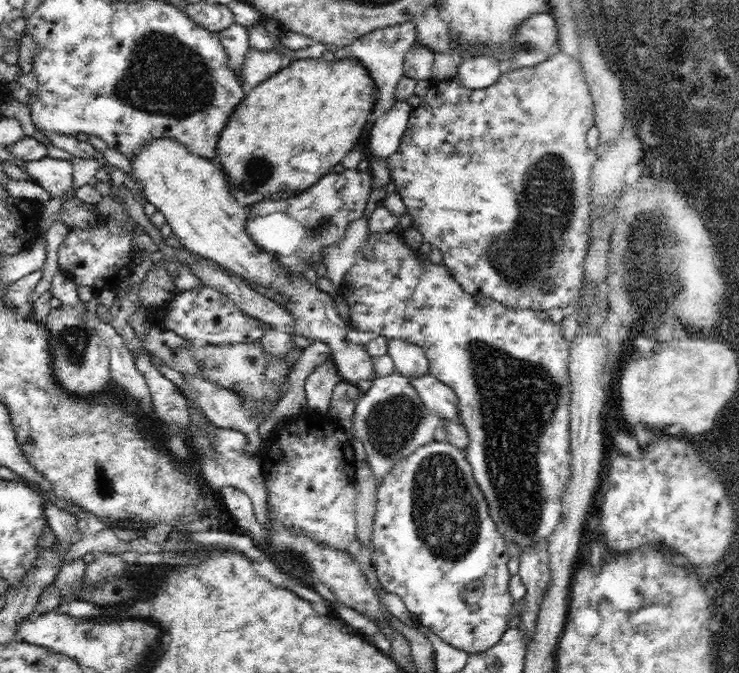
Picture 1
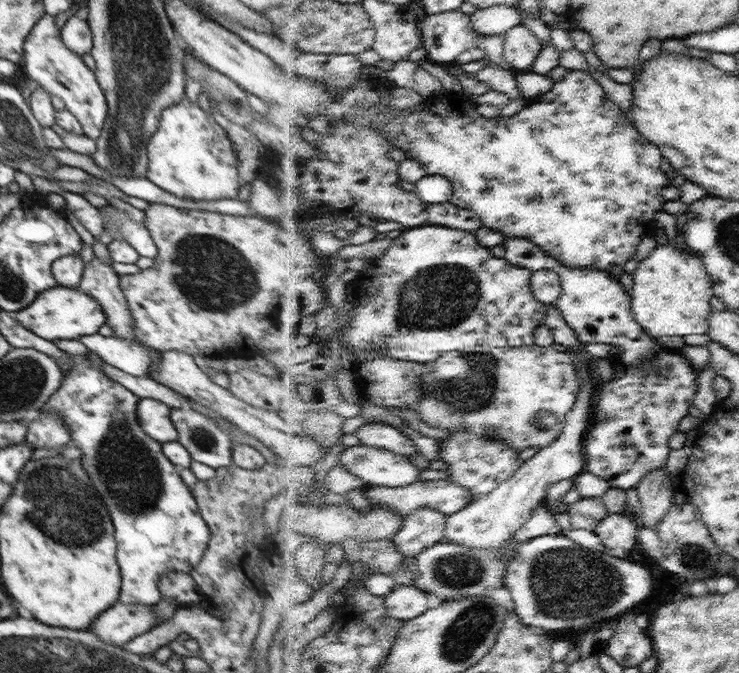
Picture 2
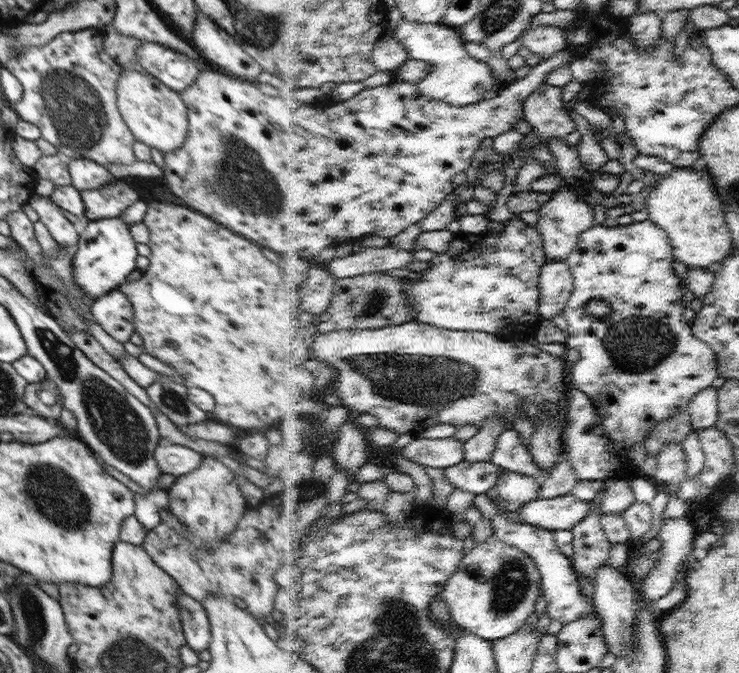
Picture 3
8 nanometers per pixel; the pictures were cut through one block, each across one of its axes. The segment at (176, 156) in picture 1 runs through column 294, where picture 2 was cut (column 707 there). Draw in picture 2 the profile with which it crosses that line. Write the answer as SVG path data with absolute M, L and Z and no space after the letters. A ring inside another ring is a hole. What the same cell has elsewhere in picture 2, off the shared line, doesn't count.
M683 241L660 244L642 262L634 272L635 288L632 290L636 319L652 337L690 336L693 334L709 335L711 333L710 316L715 313L712 298L715 293L715 282L708 270L705 258L695 254Z

